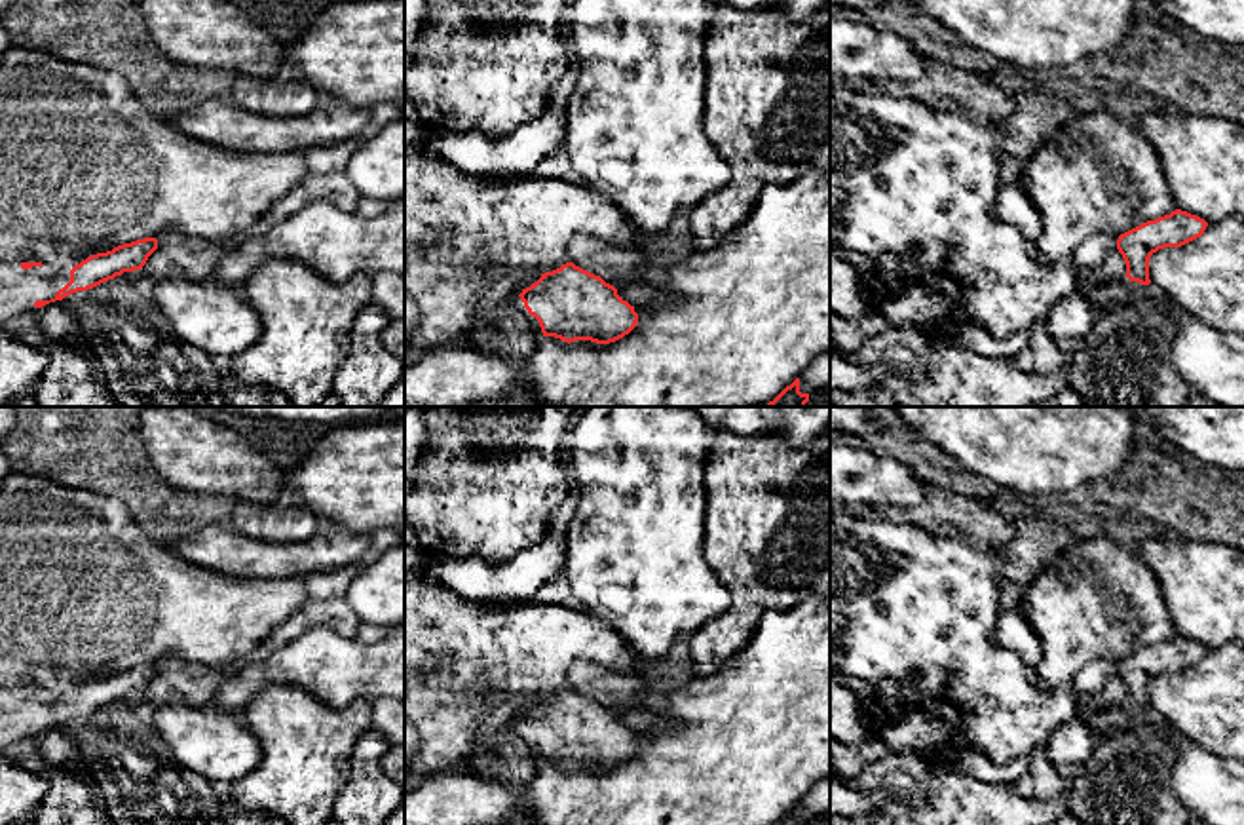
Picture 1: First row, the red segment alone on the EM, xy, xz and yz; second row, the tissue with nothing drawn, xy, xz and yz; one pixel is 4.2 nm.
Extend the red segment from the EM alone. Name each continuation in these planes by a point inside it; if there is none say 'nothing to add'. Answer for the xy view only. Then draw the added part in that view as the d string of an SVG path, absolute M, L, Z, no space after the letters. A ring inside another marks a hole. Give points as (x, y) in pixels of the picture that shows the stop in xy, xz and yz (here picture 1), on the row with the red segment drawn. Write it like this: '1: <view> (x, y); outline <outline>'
1: xy (19, 289); outline M0 260L0 327L11 317L34 310L36 300L51 300L70 281L70 270L44 266L21 268Z

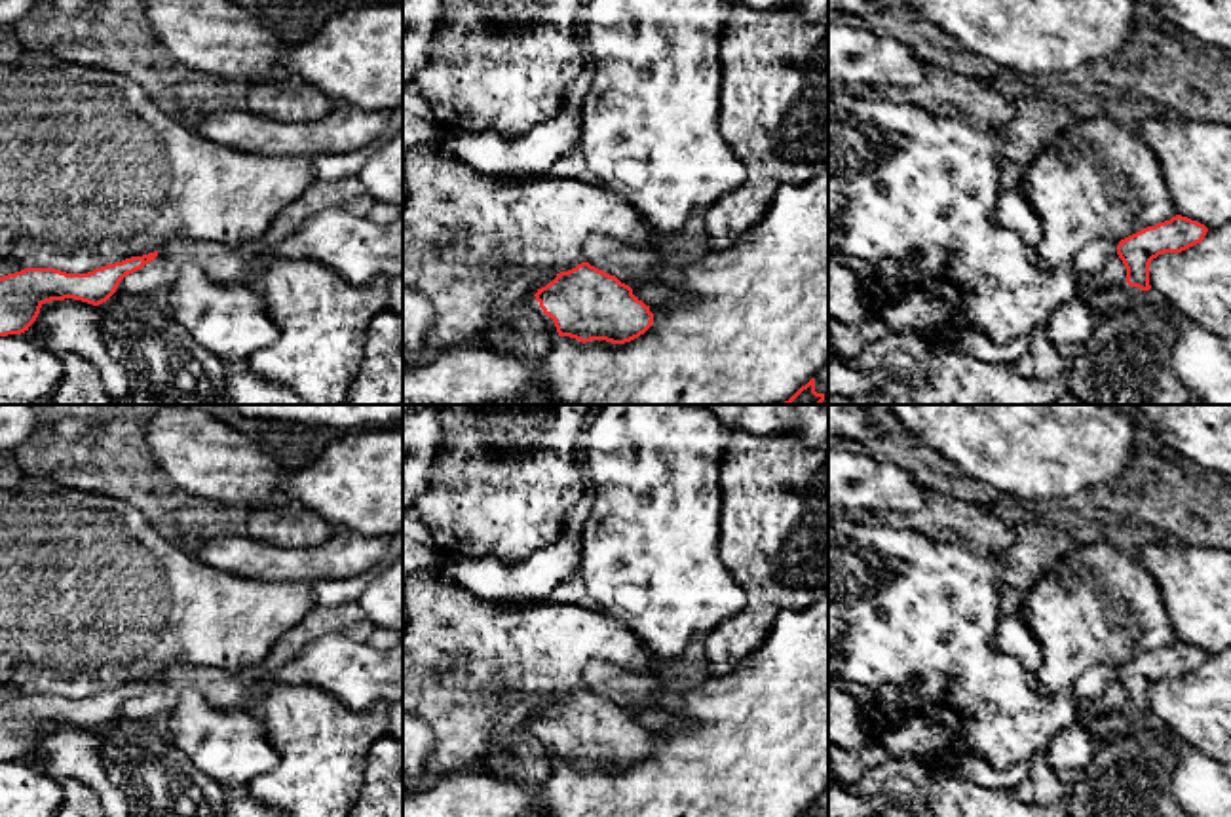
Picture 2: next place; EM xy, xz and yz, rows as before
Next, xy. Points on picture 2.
nothing to add

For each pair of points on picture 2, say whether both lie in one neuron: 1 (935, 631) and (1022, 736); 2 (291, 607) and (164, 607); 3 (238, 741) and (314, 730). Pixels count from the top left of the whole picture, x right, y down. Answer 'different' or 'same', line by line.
1: same
2: same
3: different

